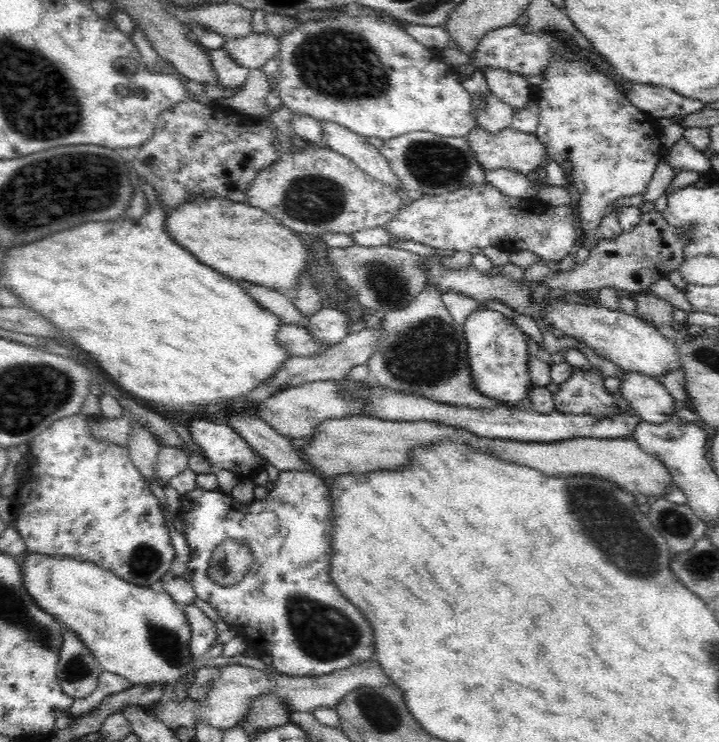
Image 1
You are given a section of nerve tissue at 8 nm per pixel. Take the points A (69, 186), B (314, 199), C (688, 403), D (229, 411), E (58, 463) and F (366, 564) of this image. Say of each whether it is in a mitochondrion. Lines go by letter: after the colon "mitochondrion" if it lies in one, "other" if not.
A: mitochondrion
B: mitochondrion
C: other
D: other
E: other
F: other

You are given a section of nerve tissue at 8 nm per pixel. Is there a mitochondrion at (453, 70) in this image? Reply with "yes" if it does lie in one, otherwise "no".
no

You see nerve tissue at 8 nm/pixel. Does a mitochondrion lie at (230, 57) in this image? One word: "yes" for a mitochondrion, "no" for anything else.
no

